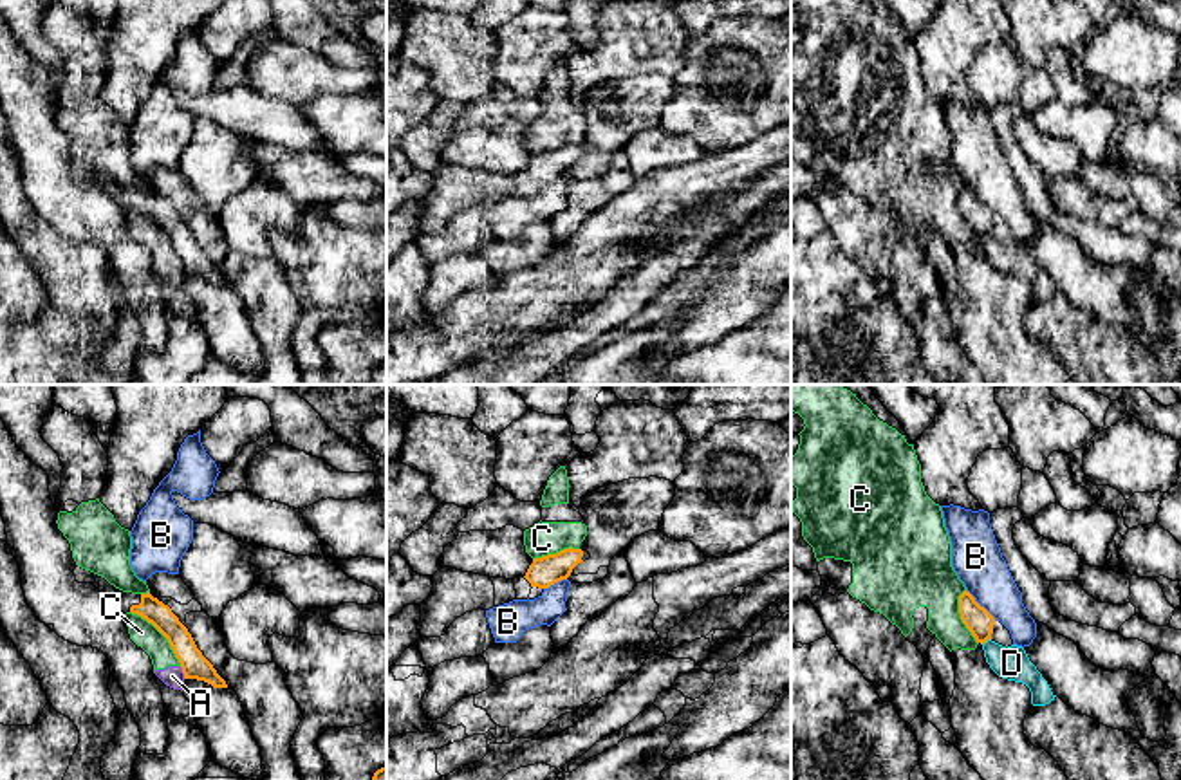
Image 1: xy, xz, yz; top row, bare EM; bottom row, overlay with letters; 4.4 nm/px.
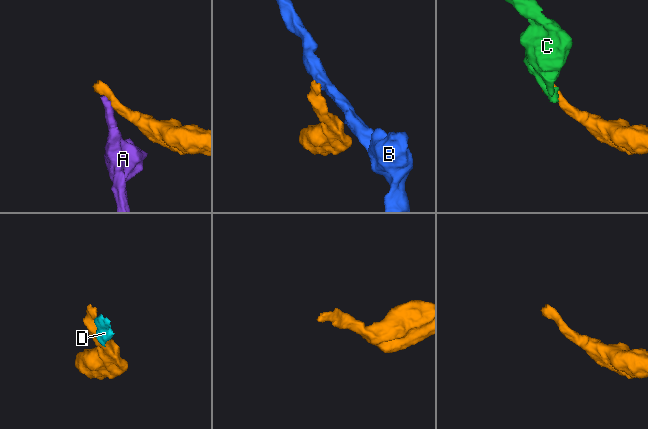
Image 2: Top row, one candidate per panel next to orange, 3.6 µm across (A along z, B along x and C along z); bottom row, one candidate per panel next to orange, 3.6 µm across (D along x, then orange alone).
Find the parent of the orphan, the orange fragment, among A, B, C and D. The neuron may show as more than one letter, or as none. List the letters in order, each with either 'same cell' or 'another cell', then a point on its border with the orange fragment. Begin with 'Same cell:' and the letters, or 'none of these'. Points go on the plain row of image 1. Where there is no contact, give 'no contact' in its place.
Same cell: none of these
A: another cell; meets orange in xy at (183, 268)
B: another cell; meets orange in yz at (979, 201)
C: another cell; meets orange in xy at (161, 228)
D: another cell; meets orange in yz at (986, 235)

